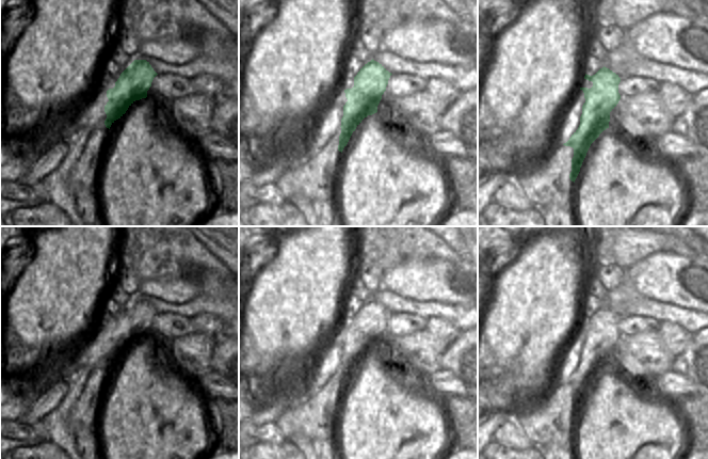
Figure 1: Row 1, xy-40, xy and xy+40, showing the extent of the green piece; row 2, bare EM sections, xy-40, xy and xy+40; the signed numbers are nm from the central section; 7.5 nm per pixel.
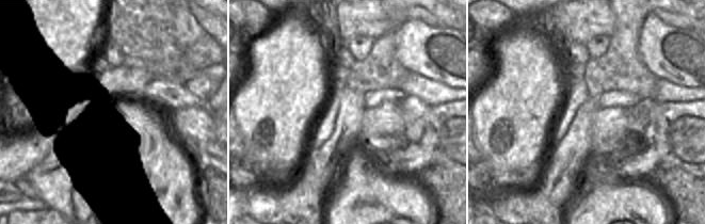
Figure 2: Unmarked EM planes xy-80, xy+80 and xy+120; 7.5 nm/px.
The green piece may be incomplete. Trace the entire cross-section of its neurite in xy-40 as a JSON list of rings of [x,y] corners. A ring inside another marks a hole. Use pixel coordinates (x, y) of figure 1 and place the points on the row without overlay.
[[[134,299],[119,315],[113,328],[107,330],[109,341],[104,345],[107,358],[104,364],[110,368],[111,364],[120,358],[128,347],[135,341],[147,336],[147,330],[151,326],[154,317],[158,313],[146,299]]]

